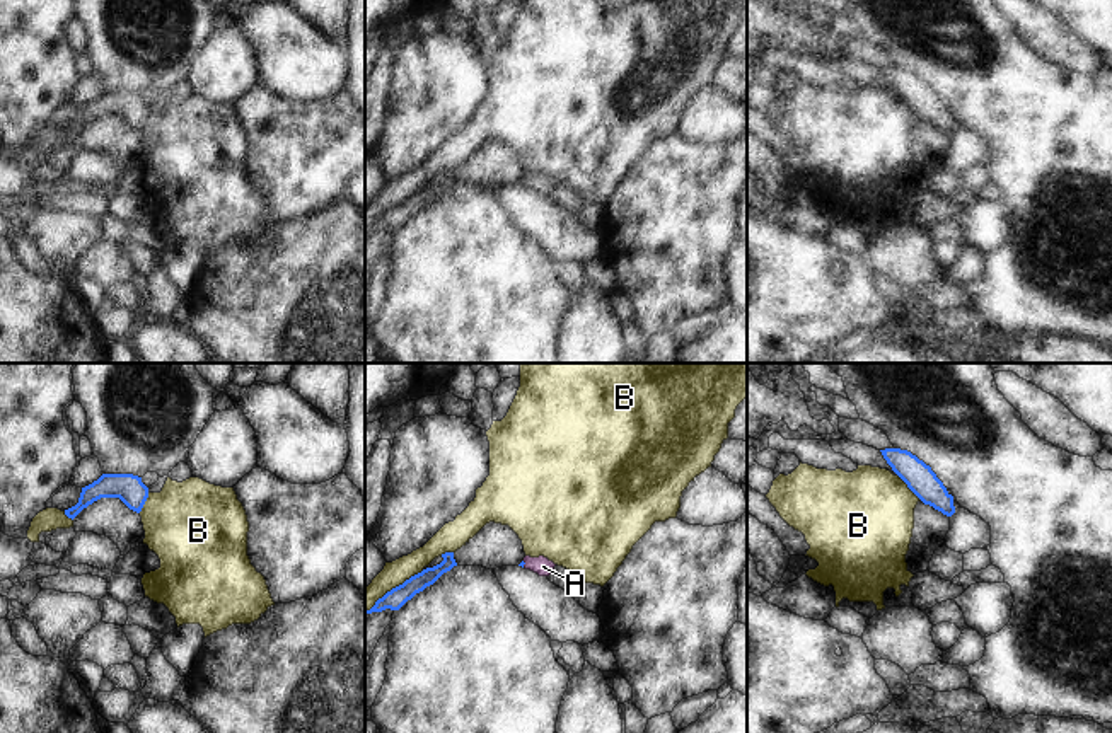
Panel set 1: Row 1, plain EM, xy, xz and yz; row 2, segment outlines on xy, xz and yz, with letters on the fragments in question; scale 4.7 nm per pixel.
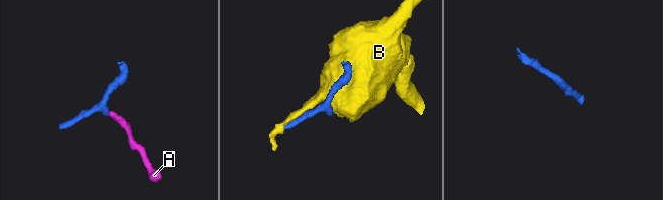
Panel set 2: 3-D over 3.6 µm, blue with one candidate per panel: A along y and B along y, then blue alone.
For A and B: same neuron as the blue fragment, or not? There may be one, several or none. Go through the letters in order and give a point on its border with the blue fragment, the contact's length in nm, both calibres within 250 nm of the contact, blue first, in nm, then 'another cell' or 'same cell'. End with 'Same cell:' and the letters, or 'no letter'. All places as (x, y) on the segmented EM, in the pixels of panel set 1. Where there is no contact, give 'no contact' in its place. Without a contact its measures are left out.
A: xz (524, 563) | 30 nm | 20/90 nm | same cell
B: xz (396, 587) | 340 nm | 90/120 nm | another cell
Same cell: A

